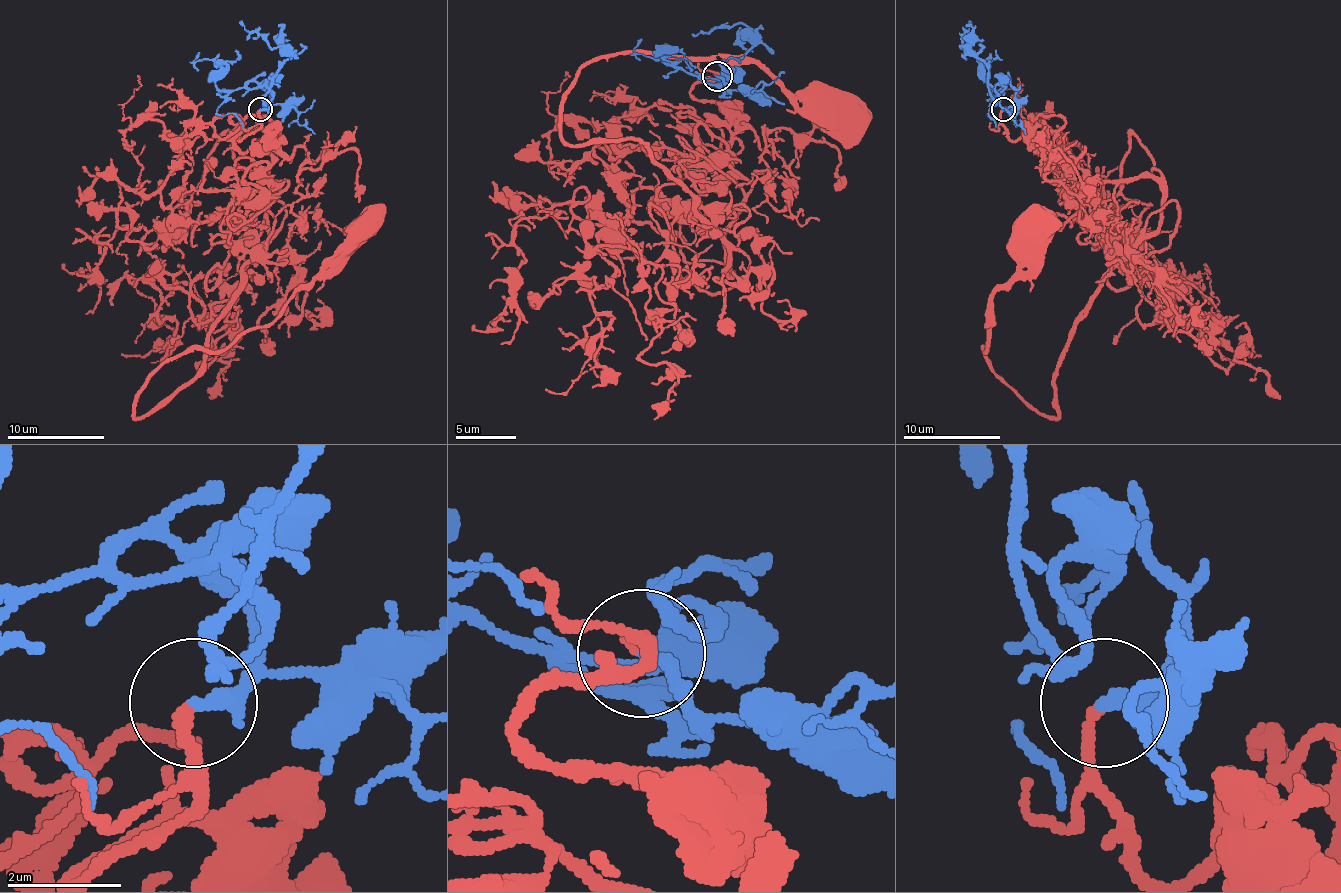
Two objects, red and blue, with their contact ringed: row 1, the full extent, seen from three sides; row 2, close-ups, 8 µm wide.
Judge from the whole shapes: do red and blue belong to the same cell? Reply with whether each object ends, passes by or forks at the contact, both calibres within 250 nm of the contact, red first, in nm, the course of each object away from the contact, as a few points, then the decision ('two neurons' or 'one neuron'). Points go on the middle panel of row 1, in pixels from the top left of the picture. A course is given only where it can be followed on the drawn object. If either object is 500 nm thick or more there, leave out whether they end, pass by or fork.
red ends; blue ends; calibres 190 and 240 nm; course red (717, 75), (732, 217), (633, 139), (561, 136), (570, 81), (636, 51), (844, 117); course blue (717, 75), (729, 87), (729, 93), (720, 84), (723, 66), (750, 45), (750, 33), (741, 24), (690, 33); one neuron

